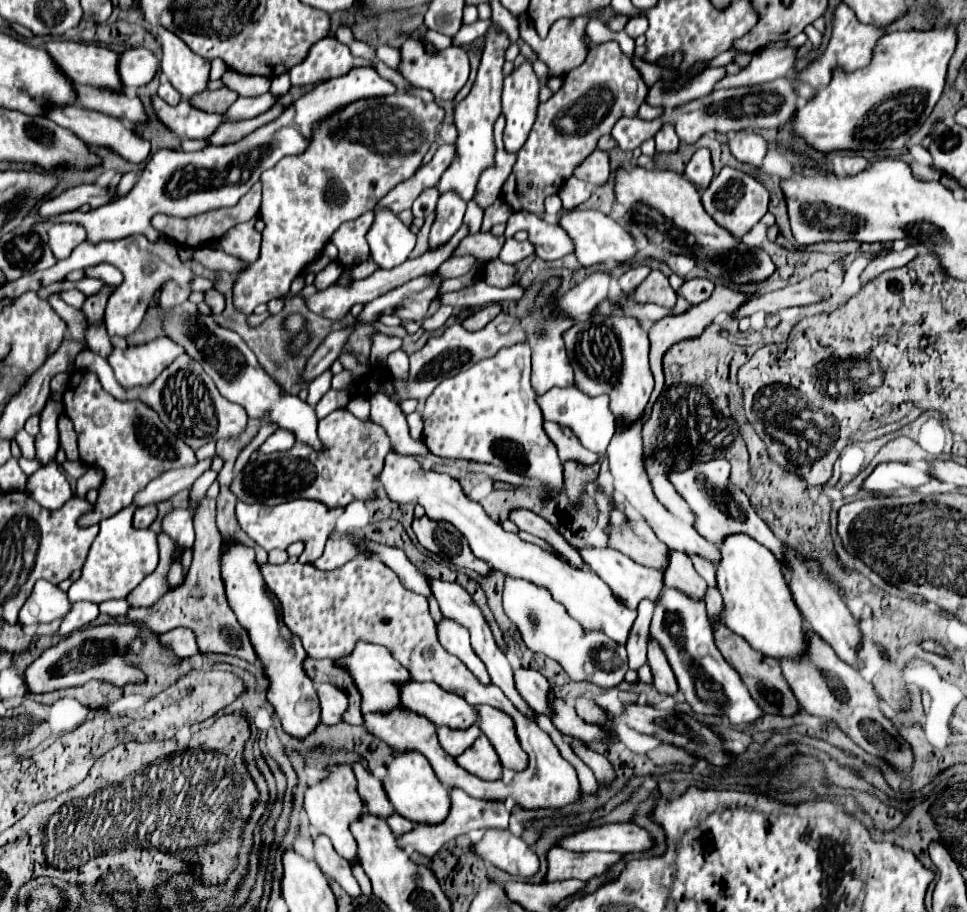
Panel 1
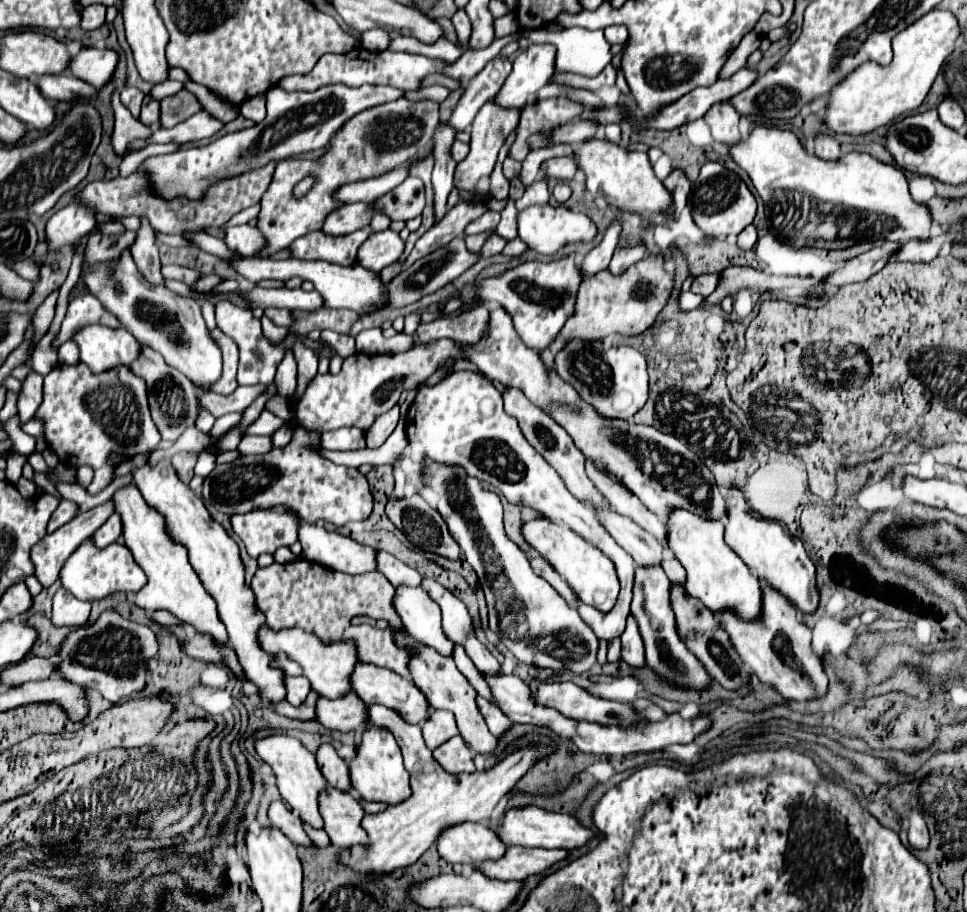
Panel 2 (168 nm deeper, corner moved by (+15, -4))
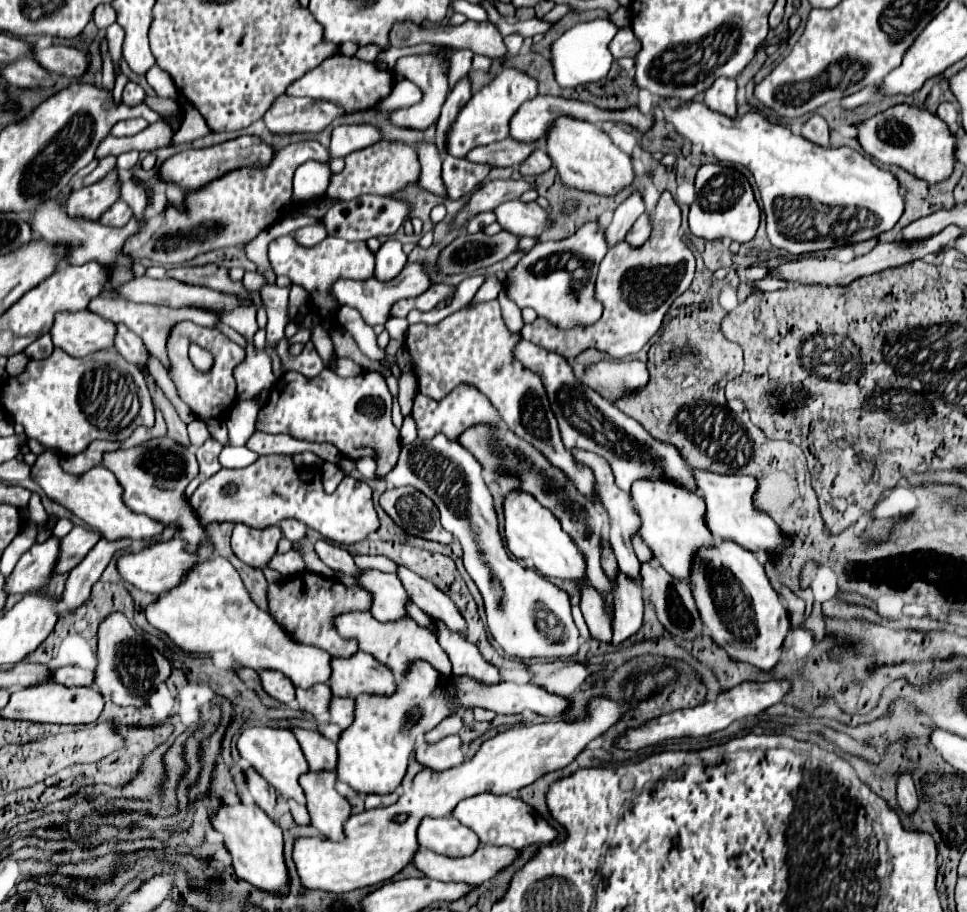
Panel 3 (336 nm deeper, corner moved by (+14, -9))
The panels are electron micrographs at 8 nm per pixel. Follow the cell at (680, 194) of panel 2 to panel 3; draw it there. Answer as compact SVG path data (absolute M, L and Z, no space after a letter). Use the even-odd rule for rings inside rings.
M664 191L660 195L660 201L656 205L656 211L654 211L654 219L652 219L652 235L650 239L642 245L642 247L630 247L626 241L620 241L616 243L614 247L608 249L606 257L602 259L600 263L600 273L598 273L598 279L596 279L596 295L598 299L604 303L604 313L602 317L594 323L594 325L588 325L588 327L572 327L572 329L560 329L560 331L554 331L554 325L548 321L548 319L534 319L532 323L524 323L522 327L522 337L538 347L544 347L548 351L554 351L554 353L560 353L562 357L576 357L580 355L582 351L594 347L594 349L600 349L600 351L606 351L610 353L612 357L616 359L622 359L622 357L628 357L628 355L634 355L638 353L648 341L650 337L660 329L662 325L662 319L664 319L664 313L668 311L668 307L672 305L672 301L682 295L690 283L692 283L692 277L694 277L694 255L692 251L686 247L686 243L682 241L682 235L680 235L680 207L676 205L676 201L672 199L672 195L668 191Z

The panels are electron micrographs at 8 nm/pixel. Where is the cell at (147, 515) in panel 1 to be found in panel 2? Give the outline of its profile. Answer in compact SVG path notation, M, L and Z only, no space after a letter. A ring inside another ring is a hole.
M113 514L113 518L109 518L109 520L93 534L95 544L97 544L99 548L105 548L107 544L115 542L119 536L121 536L121 518L117 518L117 514Z

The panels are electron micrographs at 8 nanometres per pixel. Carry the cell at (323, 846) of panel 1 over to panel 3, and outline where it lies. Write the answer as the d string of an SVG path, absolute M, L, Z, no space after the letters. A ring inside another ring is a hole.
M244 769L244 775L246 775L248 791L250 791L254 803L260 809L264 809L270 817L274 817L274 805L276 805L274 787L270 787L270 783L266 783L266 779L262 779L262 775L258 775L254 769Z

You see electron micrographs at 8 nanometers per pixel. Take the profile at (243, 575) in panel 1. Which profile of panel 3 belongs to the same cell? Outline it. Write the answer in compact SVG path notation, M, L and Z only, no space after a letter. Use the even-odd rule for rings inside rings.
M170 437L150 439L140 447L106 451L102 455L102 465L108 467L108 471L112 471L122 485L122 501L126 507L136 513L146 513L152 519L162 521L162 525L180 525L180 537L186 539L192 549L196 549L198 543L208 537L188 501L182 499L186 485L198 475L198 463L190 447L184 447Z

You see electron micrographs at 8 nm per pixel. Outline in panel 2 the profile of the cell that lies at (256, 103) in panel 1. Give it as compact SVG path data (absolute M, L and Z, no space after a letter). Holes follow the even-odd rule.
M199 112L195 116L191 116L189 120L177 124L175 128L153 128L153 136L147 142L135 140L129 144L129 148L139 150L151 142L159 142L159 144L167 144L167 142L193 142L193 140L203 140L203 138L211 138L215 136L225 124L221 120L217 120L215 116L211 116L209 112Z

